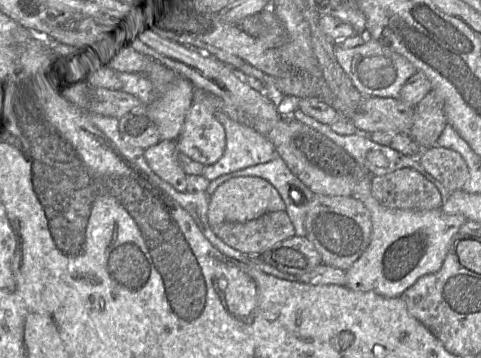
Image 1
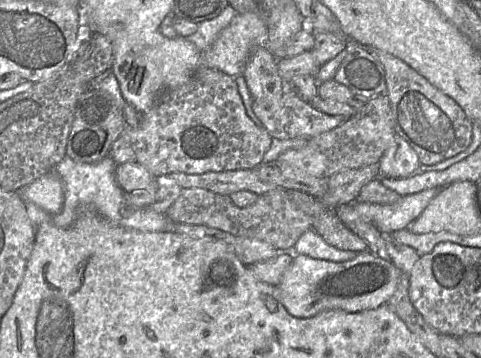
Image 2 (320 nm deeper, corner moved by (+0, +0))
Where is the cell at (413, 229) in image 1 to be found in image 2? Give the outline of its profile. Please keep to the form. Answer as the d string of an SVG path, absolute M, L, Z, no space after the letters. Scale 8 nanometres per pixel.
M369 250L361 251L355 258L343 262L299 254L293 256L291 265L277 286L289 314L308 318L329 310L355 313L385 305L393 296L401 274L392 261L375 257Z

